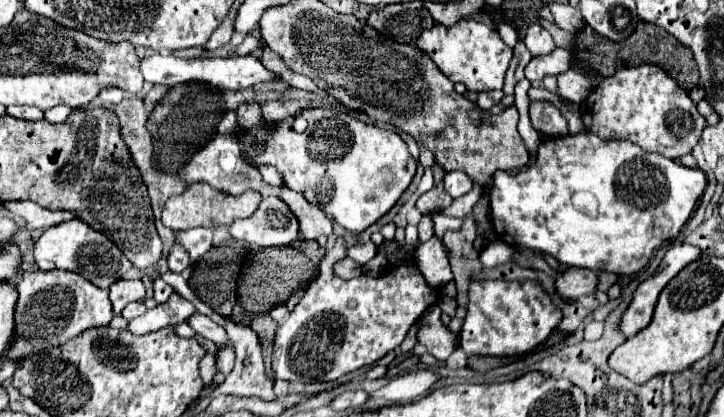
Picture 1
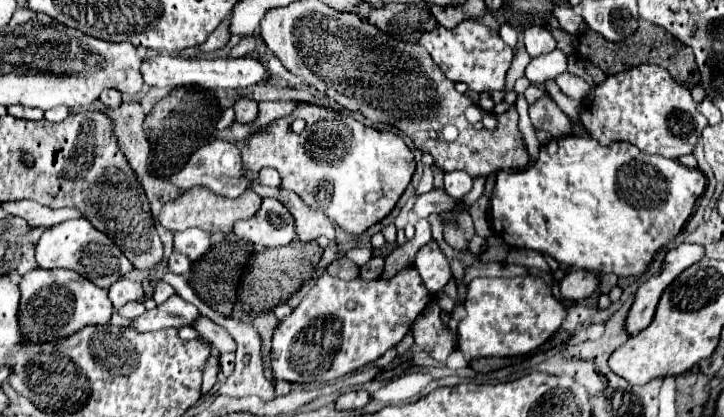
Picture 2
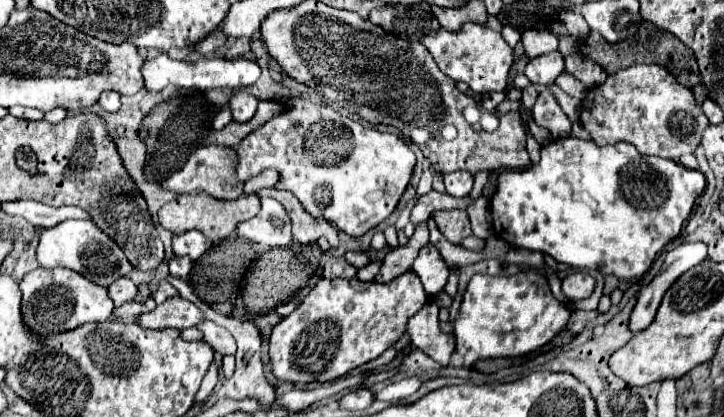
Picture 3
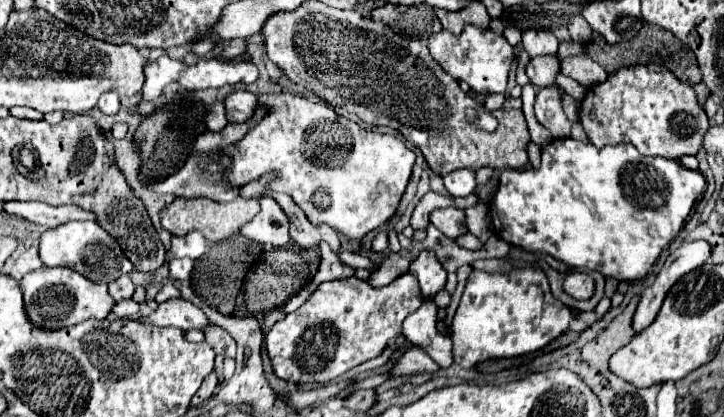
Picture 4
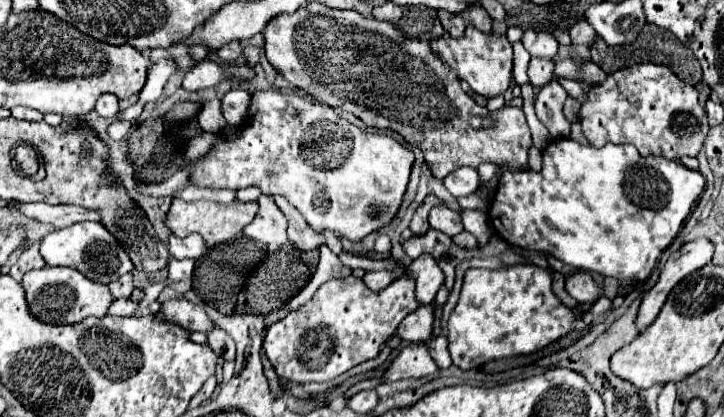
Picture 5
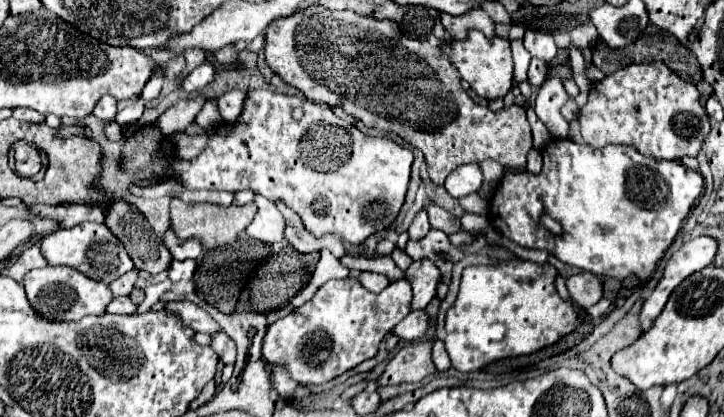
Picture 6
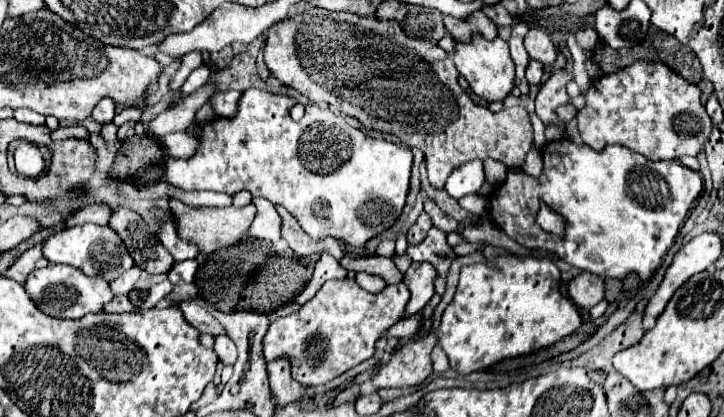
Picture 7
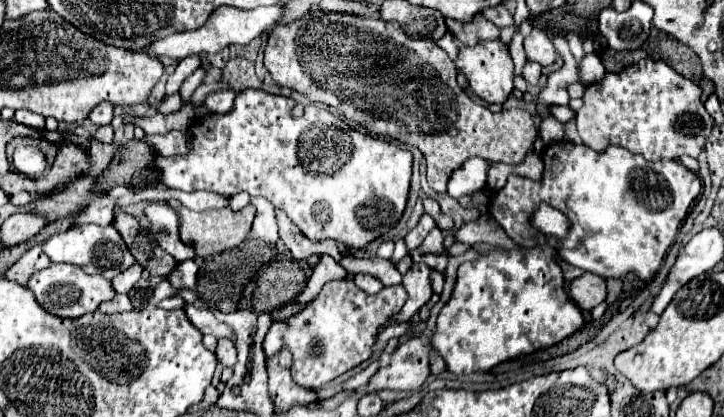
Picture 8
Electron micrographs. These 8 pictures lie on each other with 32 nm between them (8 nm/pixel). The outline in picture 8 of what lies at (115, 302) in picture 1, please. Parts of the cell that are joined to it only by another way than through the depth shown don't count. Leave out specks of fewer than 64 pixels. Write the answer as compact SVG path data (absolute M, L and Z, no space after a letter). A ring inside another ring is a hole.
M134 262L130 268L126 268L124 272L120 272L114 280L112 280L112 286L114 286L114 290L116 292L120 292L120 294L126 294L138 280L140 280L140 276L142 276L142 266L138 264L138 262Z

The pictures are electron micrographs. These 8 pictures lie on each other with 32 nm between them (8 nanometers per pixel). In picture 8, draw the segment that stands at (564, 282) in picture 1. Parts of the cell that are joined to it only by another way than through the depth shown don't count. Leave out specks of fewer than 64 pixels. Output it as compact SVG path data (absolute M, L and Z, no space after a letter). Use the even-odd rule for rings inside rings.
M582 274L578 280L570 282L570 296L582 310L592 310L606 300L606 280L596 274Z

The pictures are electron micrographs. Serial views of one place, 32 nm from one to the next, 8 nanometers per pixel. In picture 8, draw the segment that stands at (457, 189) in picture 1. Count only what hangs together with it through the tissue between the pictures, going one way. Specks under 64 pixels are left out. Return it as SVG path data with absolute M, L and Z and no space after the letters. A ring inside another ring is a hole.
M470 158L458 170L454 170L452 178L448 180L448 194L454 198L462 198L486 186L490 162L484 158Z

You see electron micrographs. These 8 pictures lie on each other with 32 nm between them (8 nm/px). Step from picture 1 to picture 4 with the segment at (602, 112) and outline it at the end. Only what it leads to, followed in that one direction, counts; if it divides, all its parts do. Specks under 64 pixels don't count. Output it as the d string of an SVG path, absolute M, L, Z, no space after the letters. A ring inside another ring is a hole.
M660 64L620 68L610 74L606 82L592 86L582 100L580 122L596 148L630 142L642 156L662 156L670 160L678 160L686 154L696 156L708 130L708 116L698 104L694 88L680 82Z

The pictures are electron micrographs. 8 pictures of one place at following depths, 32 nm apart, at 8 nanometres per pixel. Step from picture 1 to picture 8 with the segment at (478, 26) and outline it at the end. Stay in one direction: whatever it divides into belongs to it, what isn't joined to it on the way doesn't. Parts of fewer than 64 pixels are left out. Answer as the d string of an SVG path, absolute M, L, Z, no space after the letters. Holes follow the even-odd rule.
M502 40L476 44L474 48L464 46L464 48L460 48L460 54L458 54L458 58L454 62L456 62L456 68L460 72L464 72L464 76L468 78L468 84L474 90L474 94L478 94L488 104L492 104L492 102L504 104L510 98L510 94L514 90L514 82L512 82L514 64L512 64L508 46Z

